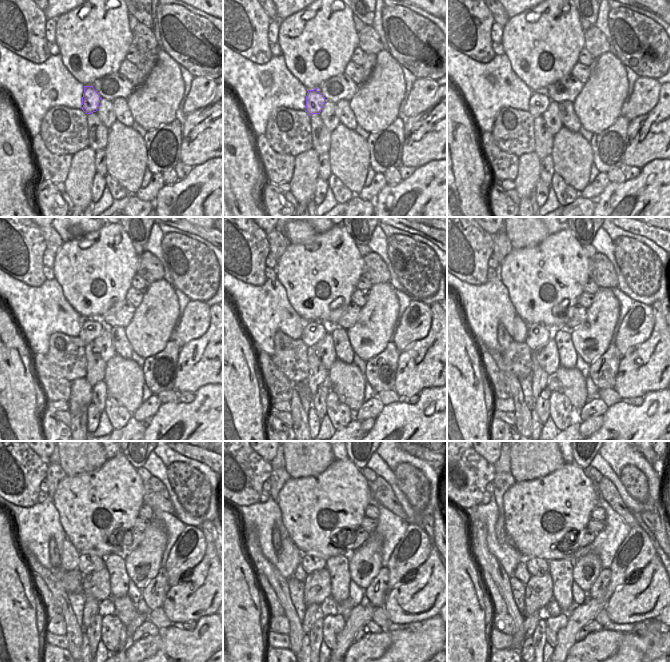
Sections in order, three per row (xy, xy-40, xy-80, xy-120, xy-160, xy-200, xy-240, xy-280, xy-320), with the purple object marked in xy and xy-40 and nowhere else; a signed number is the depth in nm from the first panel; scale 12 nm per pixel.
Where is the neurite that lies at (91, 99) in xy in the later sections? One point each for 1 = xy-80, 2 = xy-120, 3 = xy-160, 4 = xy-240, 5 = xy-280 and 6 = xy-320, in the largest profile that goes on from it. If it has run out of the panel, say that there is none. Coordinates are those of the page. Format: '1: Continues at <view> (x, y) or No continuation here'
1: Continues at xy-80 (538, 104)
2: Continues at xy-120 (90, 330)
3: Continues at xy-160 (313, 333)
4: Continues at xy-240 (88, 563)
5: Continues at xy-280 (310, 563)
6: Continues at xy-320 (536, 566)

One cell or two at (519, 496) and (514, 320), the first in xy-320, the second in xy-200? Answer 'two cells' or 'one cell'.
two cells

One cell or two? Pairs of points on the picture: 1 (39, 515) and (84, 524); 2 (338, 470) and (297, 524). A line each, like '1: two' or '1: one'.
1: two
2: one

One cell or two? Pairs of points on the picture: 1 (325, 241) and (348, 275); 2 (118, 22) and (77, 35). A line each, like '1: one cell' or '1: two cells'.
1: one cell
2: one cell

